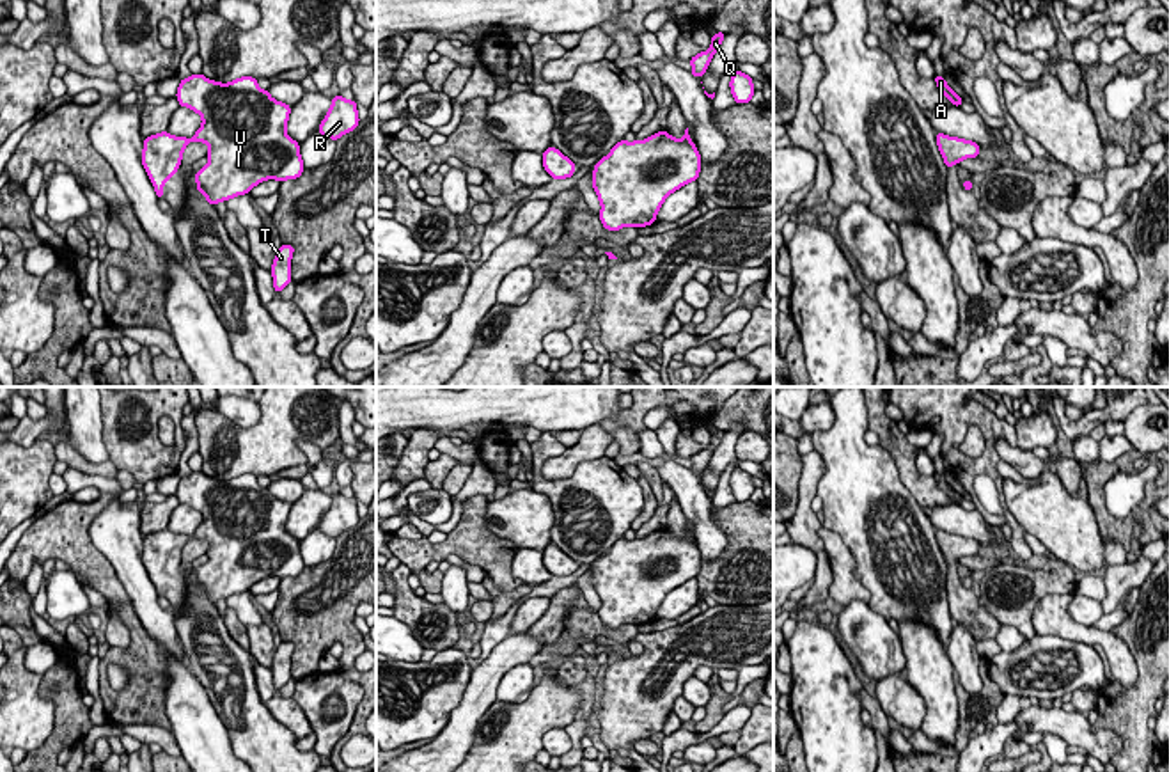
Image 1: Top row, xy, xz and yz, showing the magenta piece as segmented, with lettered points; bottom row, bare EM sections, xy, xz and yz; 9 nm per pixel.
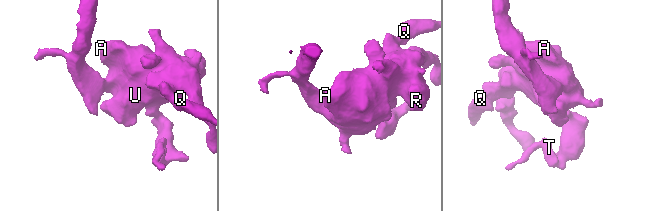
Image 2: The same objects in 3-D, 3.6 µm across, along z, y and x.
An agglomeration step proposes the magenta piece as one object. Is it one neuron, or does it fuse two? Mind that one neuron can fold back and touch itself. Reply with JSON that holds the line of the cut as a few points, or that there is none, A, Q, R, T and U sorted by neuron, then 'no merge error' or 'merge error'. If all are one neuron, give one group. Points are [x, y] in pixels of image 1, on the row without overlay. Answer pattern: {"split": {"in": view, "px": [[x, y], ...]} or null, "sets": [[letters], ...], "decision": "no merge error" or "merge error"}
{"split": null, "sets": [["A", "Q", "R", "T", "U"]], "decision": "no merge error"}

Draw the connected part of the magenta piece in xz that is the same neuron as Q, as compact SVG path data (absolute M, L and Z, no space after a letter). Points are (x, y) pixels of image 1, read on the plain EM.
M717 429L713 435L711 435L711 444L708 449L701 449L699 453L692 454L690 456L690 461L692 461L692 472L701 476L704 472L704 469L708 467L710 463L710 458L711 454L715 453L715 449L720 445L722 438L724 438L724 433L726 429Z

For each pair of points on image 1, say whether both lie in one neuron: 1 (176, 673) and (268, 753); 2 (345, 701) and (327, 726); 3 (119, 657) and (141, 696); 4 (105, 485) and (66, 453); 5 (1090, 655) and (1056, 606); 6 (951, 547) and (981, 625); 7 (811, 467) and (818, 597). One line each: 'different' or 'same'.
1: different
2: same
3: same
4: different
5: different
6: same
7: same

